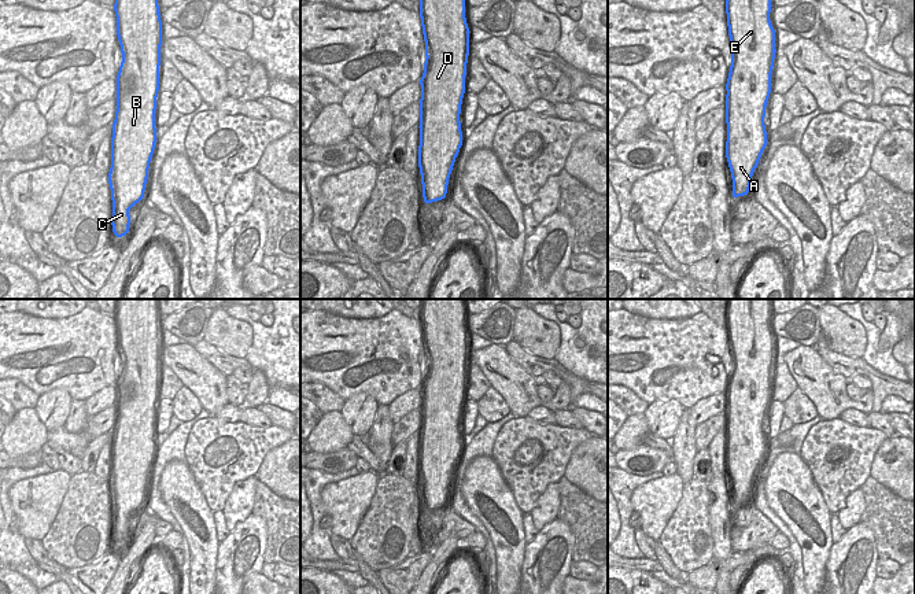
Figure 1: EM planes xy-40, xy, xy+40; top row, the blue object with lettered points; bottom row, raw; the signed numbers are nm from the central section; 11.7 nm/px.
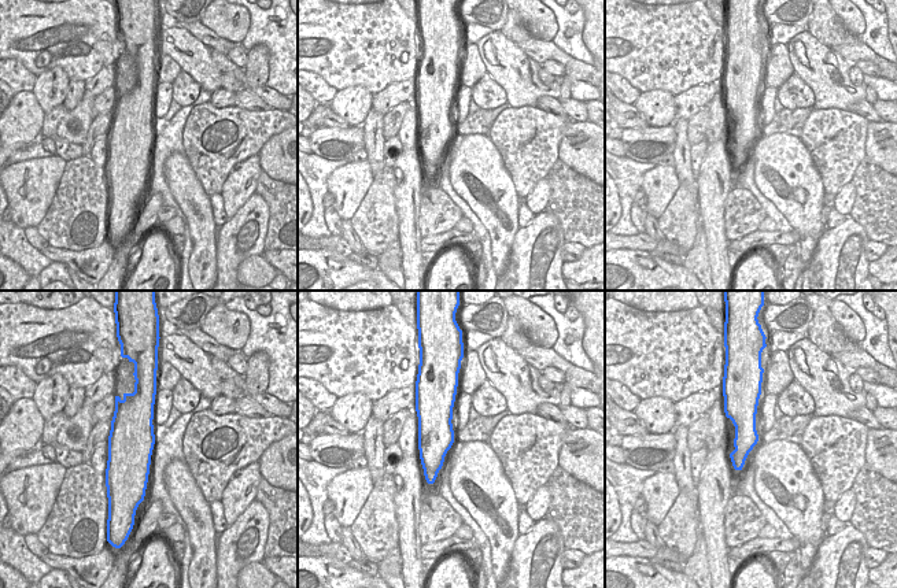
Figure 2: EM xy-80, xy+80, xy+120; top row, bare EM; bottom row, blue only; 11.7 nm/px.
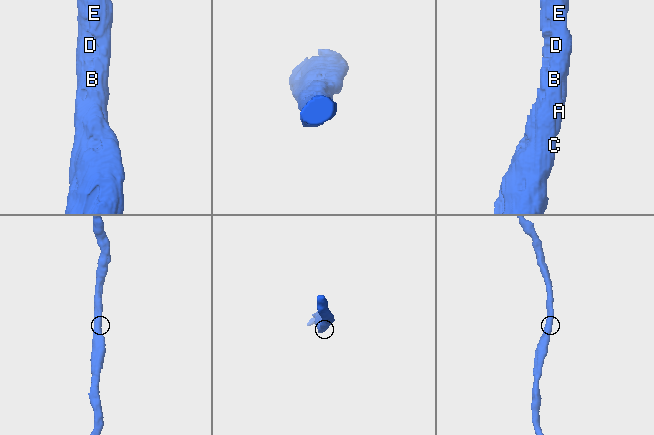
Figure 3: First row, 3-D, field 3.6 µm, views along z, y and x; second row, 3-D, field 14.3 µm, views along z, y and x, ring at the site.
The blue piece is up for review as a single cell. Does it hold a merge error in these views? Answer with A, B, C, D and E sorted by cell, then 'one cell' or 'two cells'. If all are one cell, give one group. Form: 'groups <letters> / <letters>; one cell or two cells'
groups A B C D E; one cell

